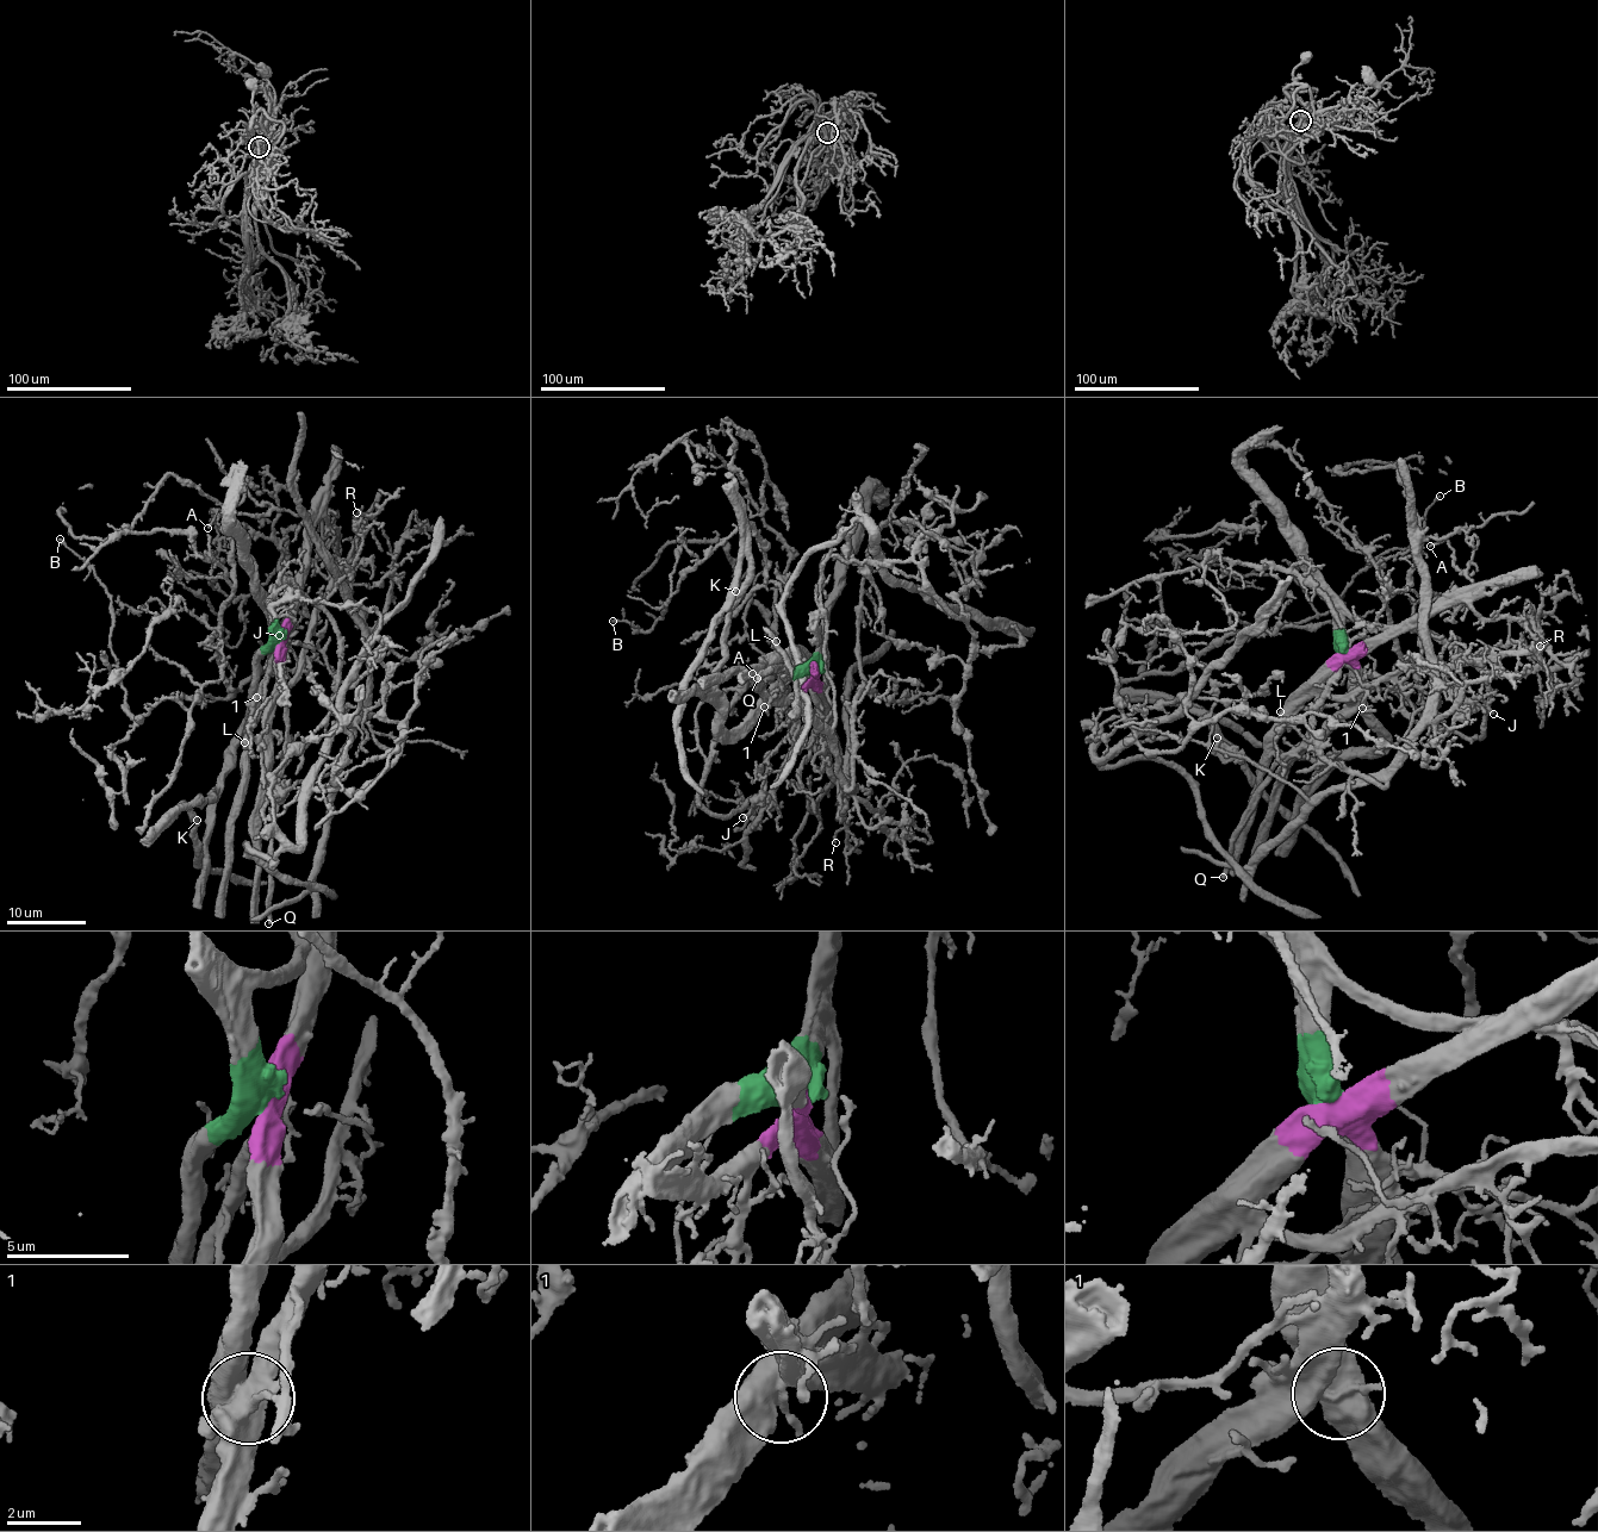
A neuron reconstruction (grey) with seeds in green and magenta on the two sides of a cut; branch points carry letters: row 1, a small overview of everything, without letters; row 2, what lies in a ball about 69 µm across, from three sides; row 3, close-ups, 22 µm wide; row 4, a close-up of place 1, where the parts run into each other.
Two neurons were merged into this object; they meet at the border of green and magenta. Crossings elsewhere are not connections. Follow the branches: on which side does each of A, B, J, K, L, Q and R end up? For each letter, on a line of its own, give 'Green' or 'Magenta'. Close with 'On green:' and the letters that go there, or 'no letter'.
A: Magenta
B: Green
J: Magenta
K: Green
L: Magenta
Q: Magenta
R: Magenta
On green: B, K

